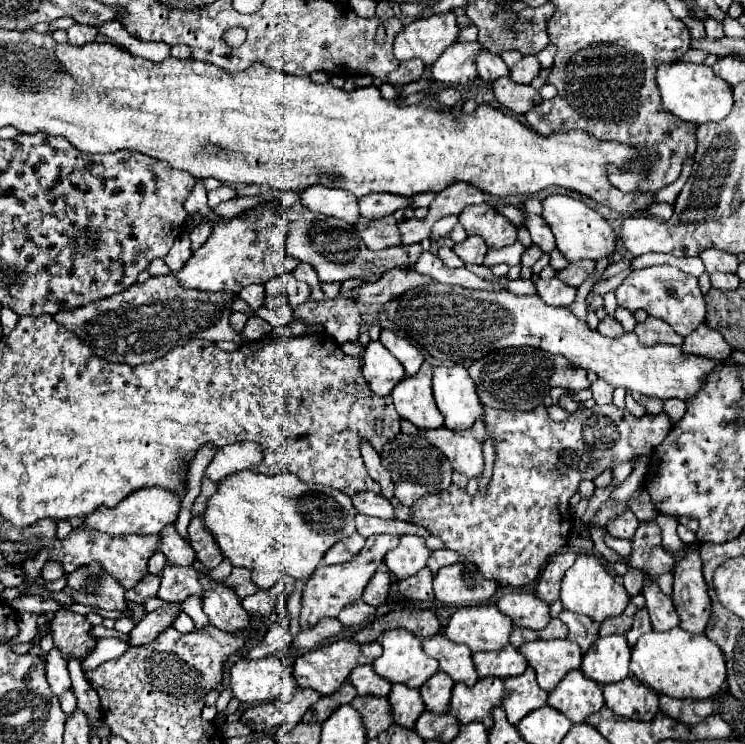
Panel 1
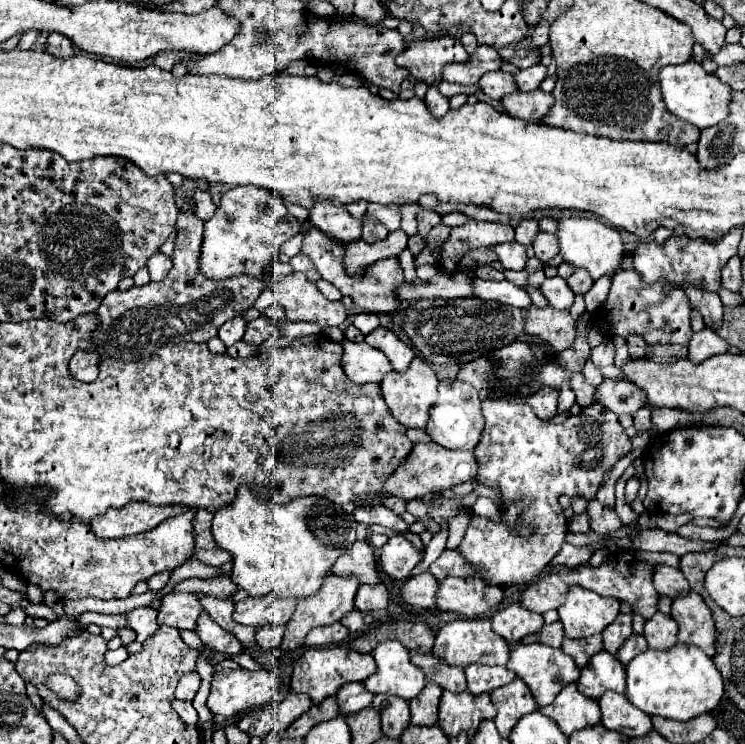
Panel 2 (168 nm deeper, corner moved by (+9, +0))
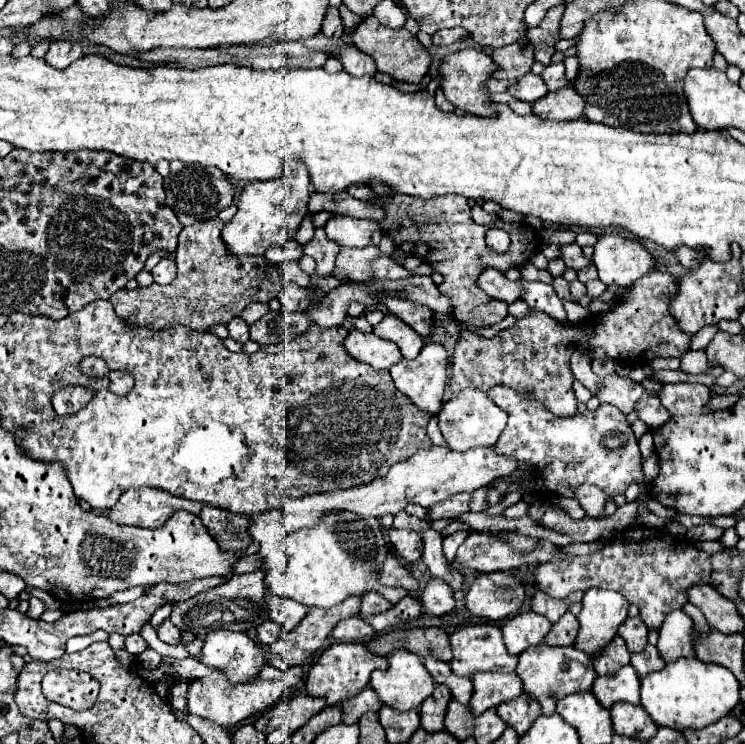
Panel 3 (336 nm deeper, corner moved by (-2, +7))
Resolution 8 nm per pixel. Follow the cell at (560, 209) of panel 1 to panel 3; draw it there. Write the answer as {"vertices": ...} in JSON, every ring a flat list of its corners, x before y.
{"vertices":[[603,231,597,235,593,263,599,271,599,279,607,287,629,287,641,275,651,271,653,257,643,243,625,237,623,231]]}

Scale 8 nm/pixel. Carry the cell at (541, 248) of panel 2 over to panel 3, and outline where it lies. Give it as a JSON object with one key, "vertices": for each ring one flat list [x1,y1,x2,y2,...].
{"vertices":[[577,243,561,245,559,253,561,253,561,259,565,261,565,265,571,267,571,269,575,269,575,271,579,271,579,269,583,269,583,267,589,265,589,259,583,257,583,251,581,251,581,247]]}

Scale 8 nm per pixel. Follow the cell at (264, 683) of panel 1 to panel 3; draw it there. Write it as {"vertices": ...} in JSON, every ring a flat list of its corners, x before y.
{"vertices":[[213,671,207,677,201,677,197,681,193,681,189,685,189,711,195,715,201,715,221,727,235,727,239,721,251,717,253,713,263,711,265,707,273,705,285,691,285,683,281,679,273,679,273,681,265,681,255,677,255,681,247,681,243,685,231,685,231,681,227,681,227,677,223,677,223,673]]}

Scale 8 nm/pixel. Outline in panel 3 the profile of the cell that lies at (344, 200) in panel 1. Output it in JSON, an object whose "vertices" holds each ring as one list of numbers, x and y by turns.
{"vertices":[[333,213,325,225,327,237,337,241,341,247,367,247,379,245,381,229,373,219,355,219,349,215]]}

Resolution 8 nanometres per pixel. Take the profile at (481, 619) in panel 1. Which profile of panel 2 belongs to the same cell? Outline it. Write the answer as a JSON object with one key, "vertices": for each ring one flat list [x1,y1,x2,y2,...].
{"vertices":[[454,620,448,622,438,634,434,642,432,654,440,660,444,660,450,666,470,666,470,664,488,664,488,666,506,666,508,662,508,644,500,640,500,636,494,636,490,628,490,620]]}

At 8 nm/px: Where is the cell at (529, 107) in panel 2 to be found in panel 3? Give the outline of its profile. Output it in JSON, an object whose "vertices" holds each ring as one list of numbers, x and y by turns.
{"vertices":[[571,85,557,91,549,91,547,97,533,101,531,107,535,115,555,121,571,121,583,117,583,99,575,93]]}

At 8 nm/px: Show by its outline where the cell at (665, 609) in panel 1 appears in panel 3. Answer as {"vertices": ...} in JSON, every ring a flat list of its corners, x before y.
{"vertices":[[671,611,665,617,659,629,659,643,657,643,657,649,665,661,675,661,679,657,695,657,691,643,691,629,693,621,683,611]]}

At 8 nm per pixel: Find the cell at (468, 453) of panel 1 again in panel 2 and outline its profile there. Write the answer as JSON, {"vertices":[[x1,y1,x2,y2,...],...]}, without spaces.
{"vertices":[[432,442,416,444,412,448,412,452,408,454,408,458,386,478,382,490,376,492,376,496,370,502,356,500,356,502,352,502,352,506,354,508,380,506,386,496,396,496,396,498,408,502,408,500,414,500,414,498,424,498,428,494,438,494,438,492,444,492,444,490,452,490,456,484,474,480,476,470,478,470,478,464,476,464,476,458,474,458,472,452,452,452,452,450,440,448,438,444,432,444]]}

